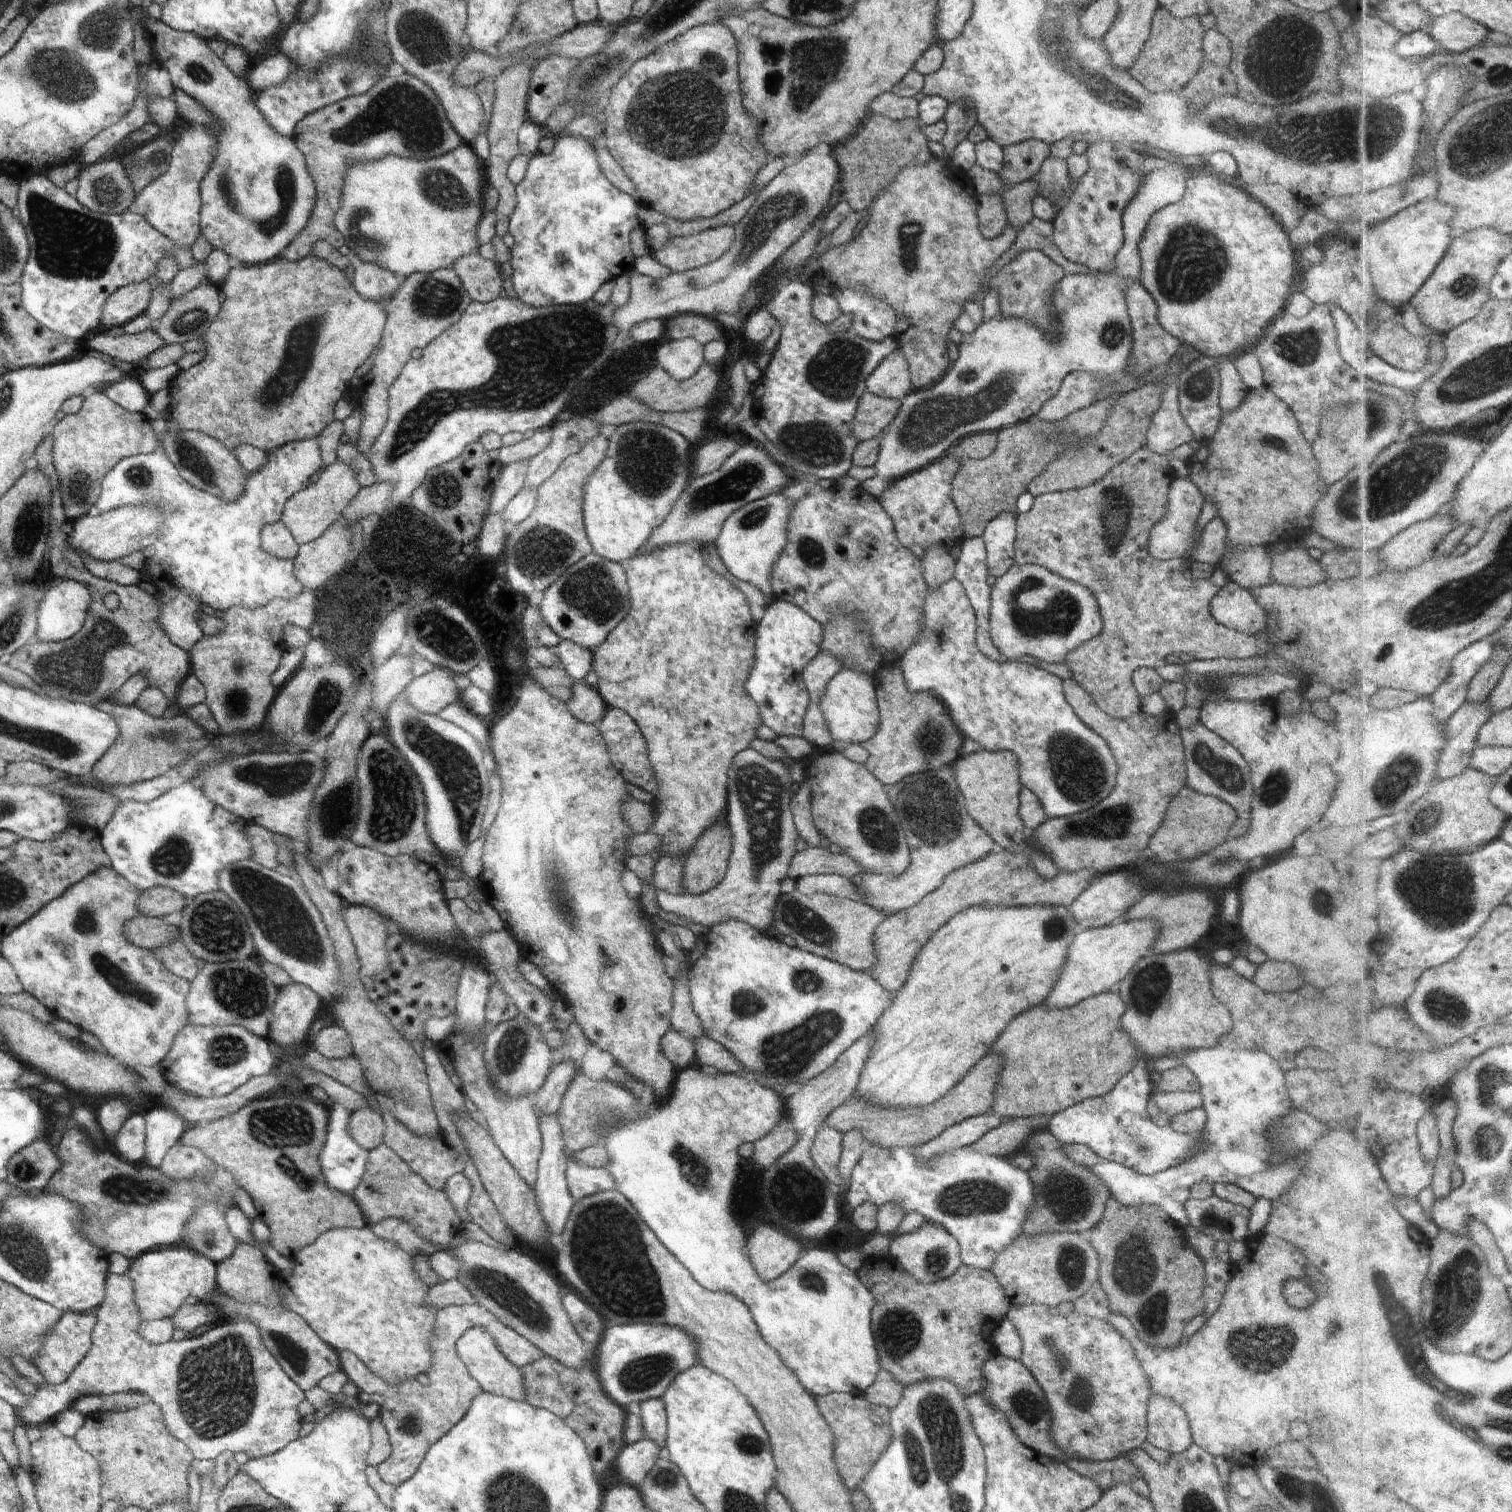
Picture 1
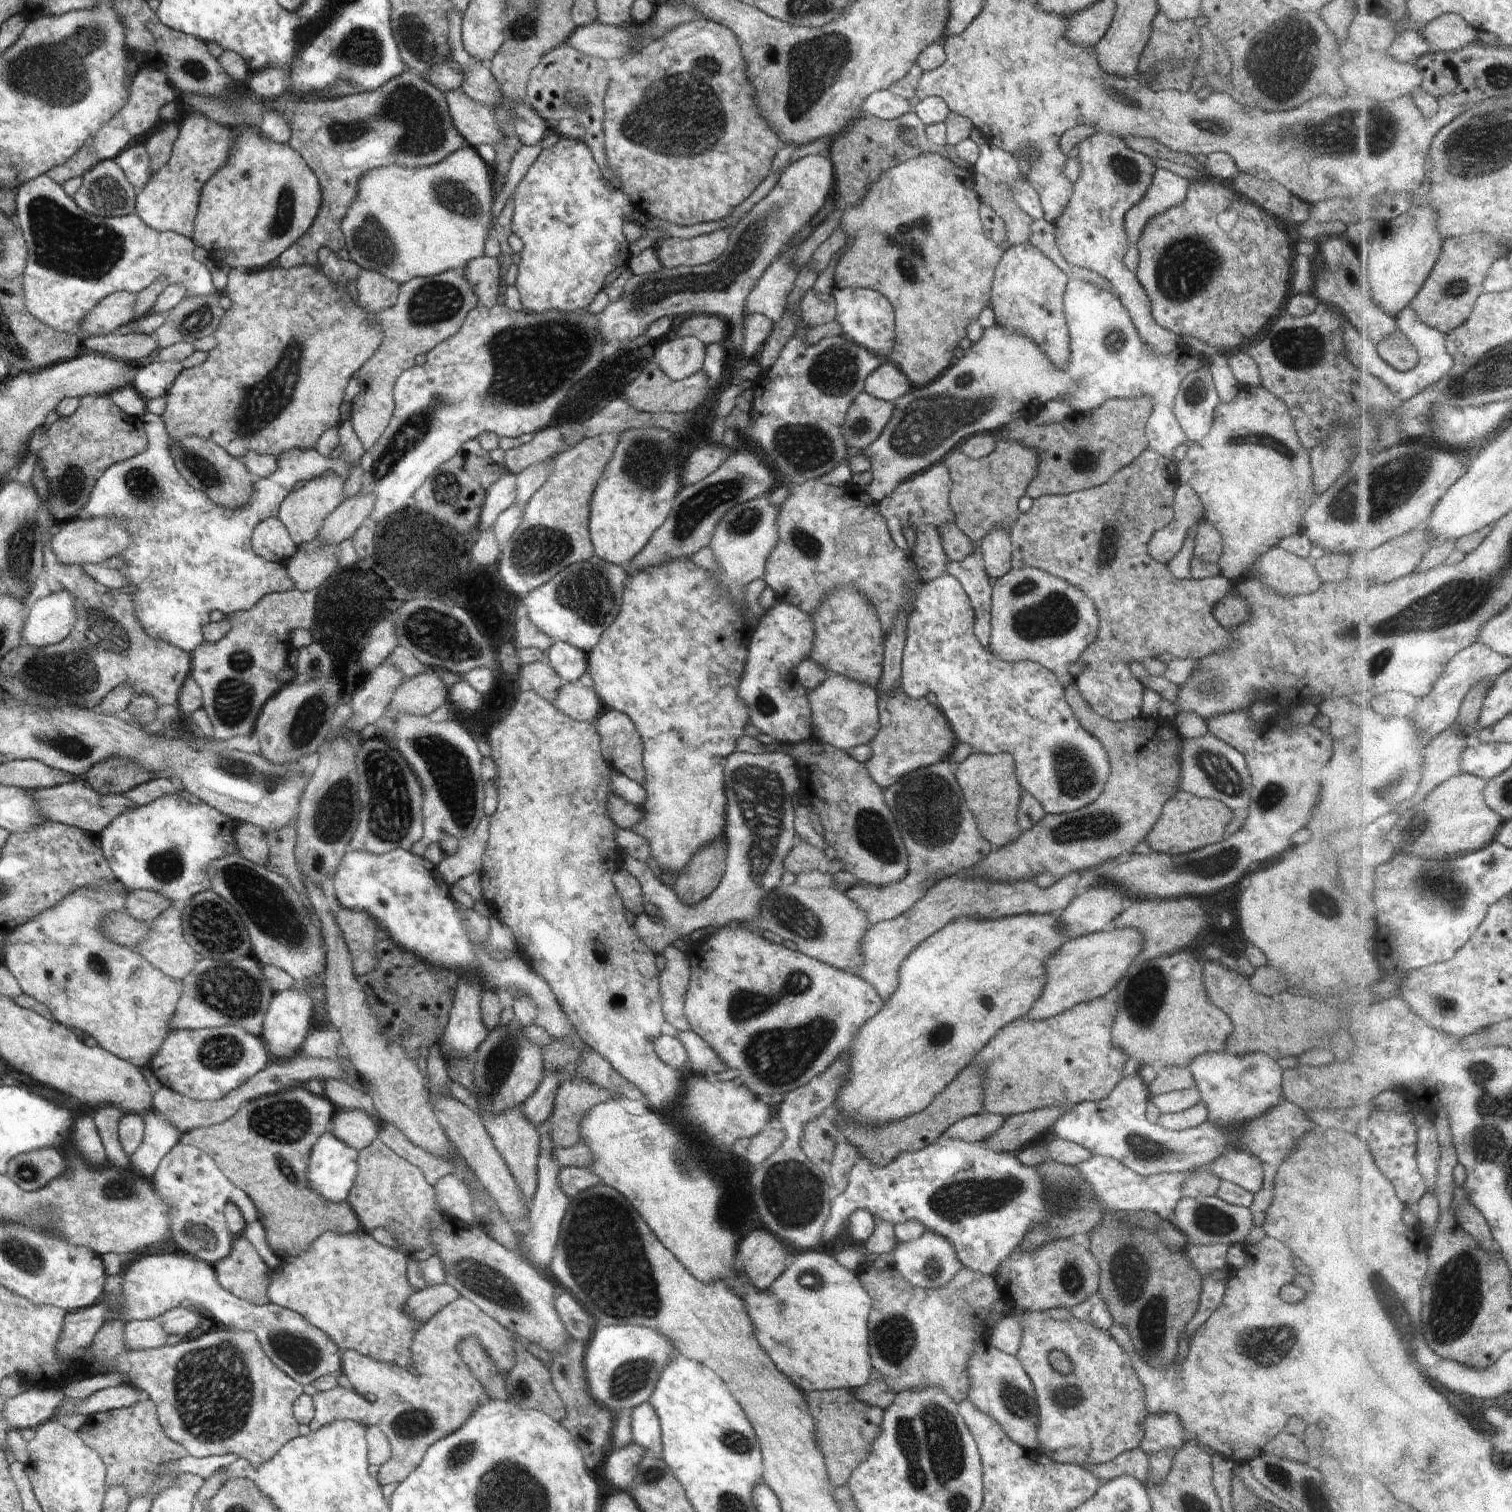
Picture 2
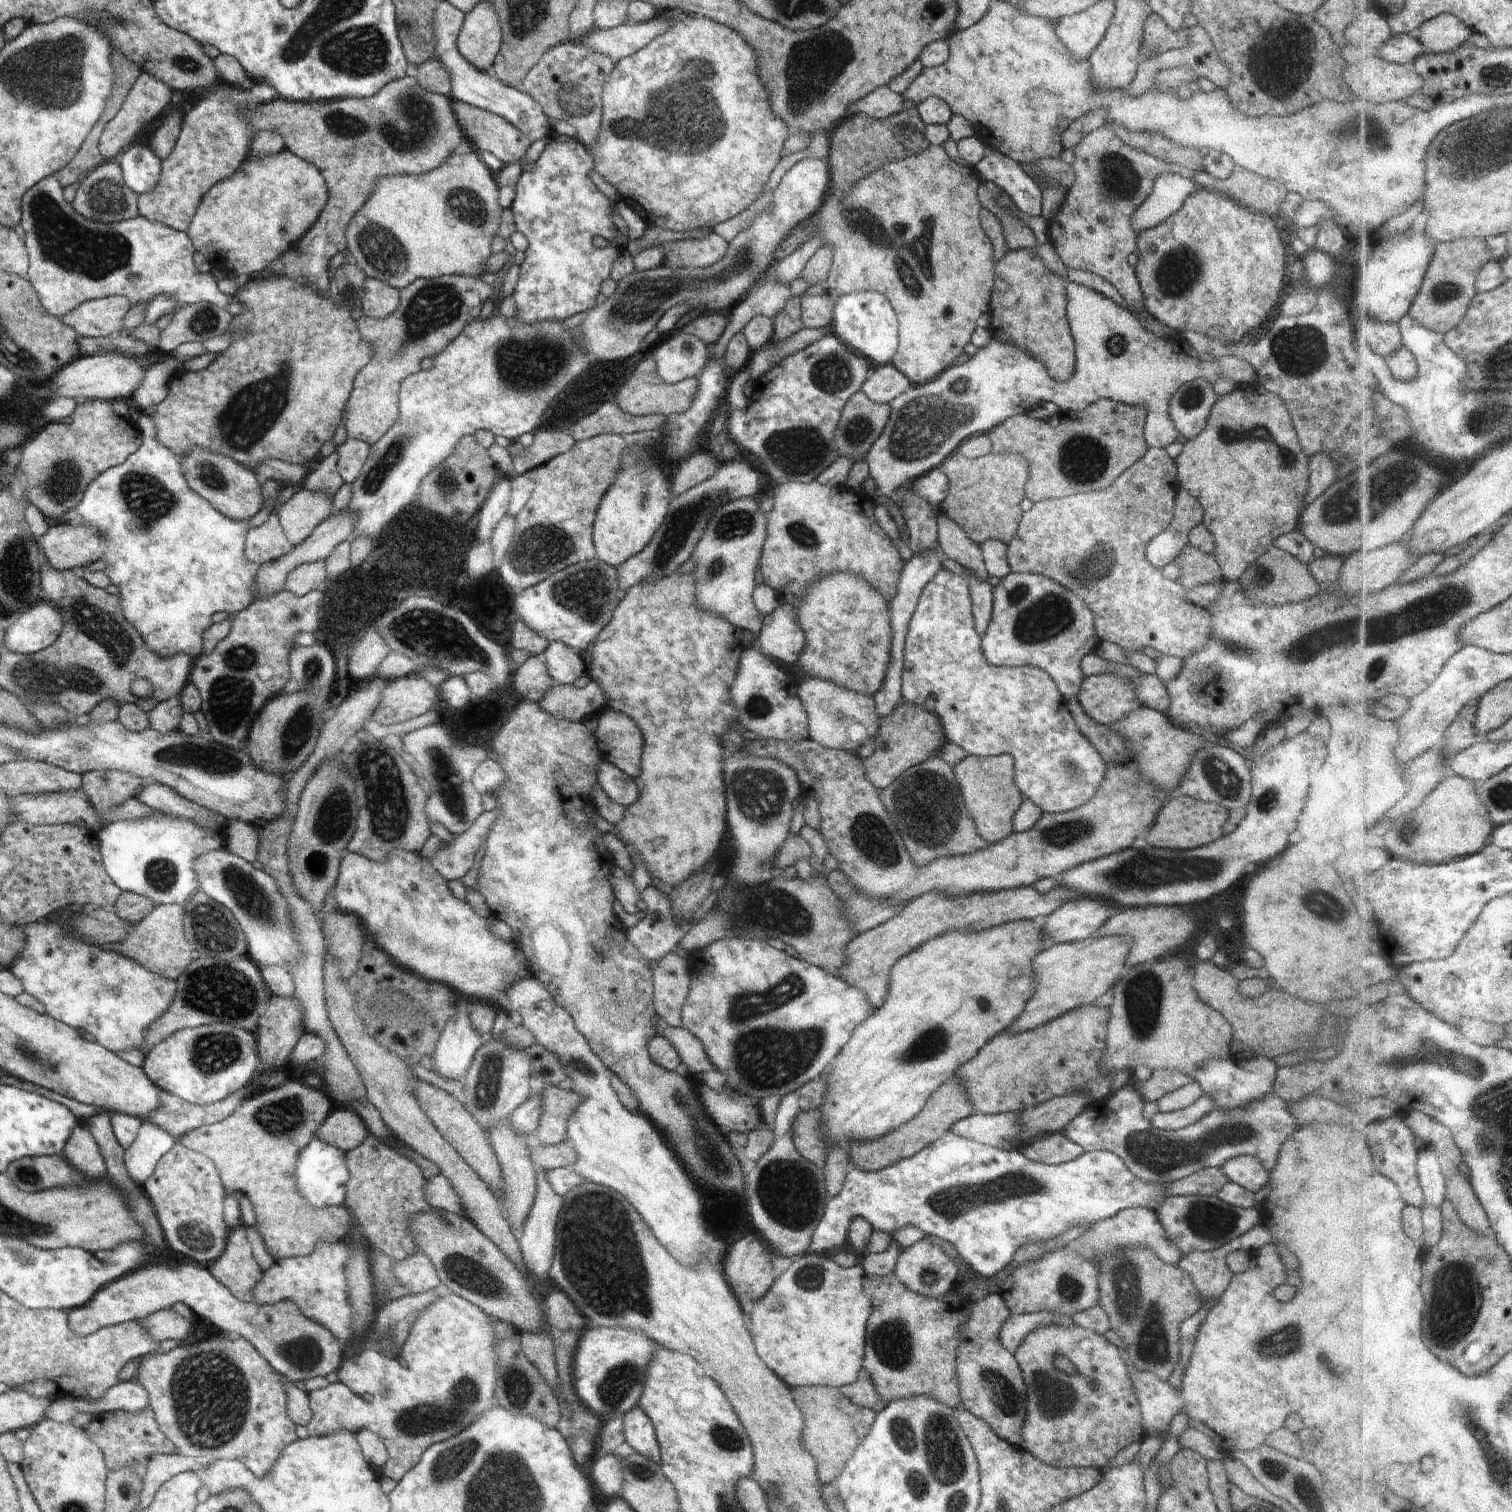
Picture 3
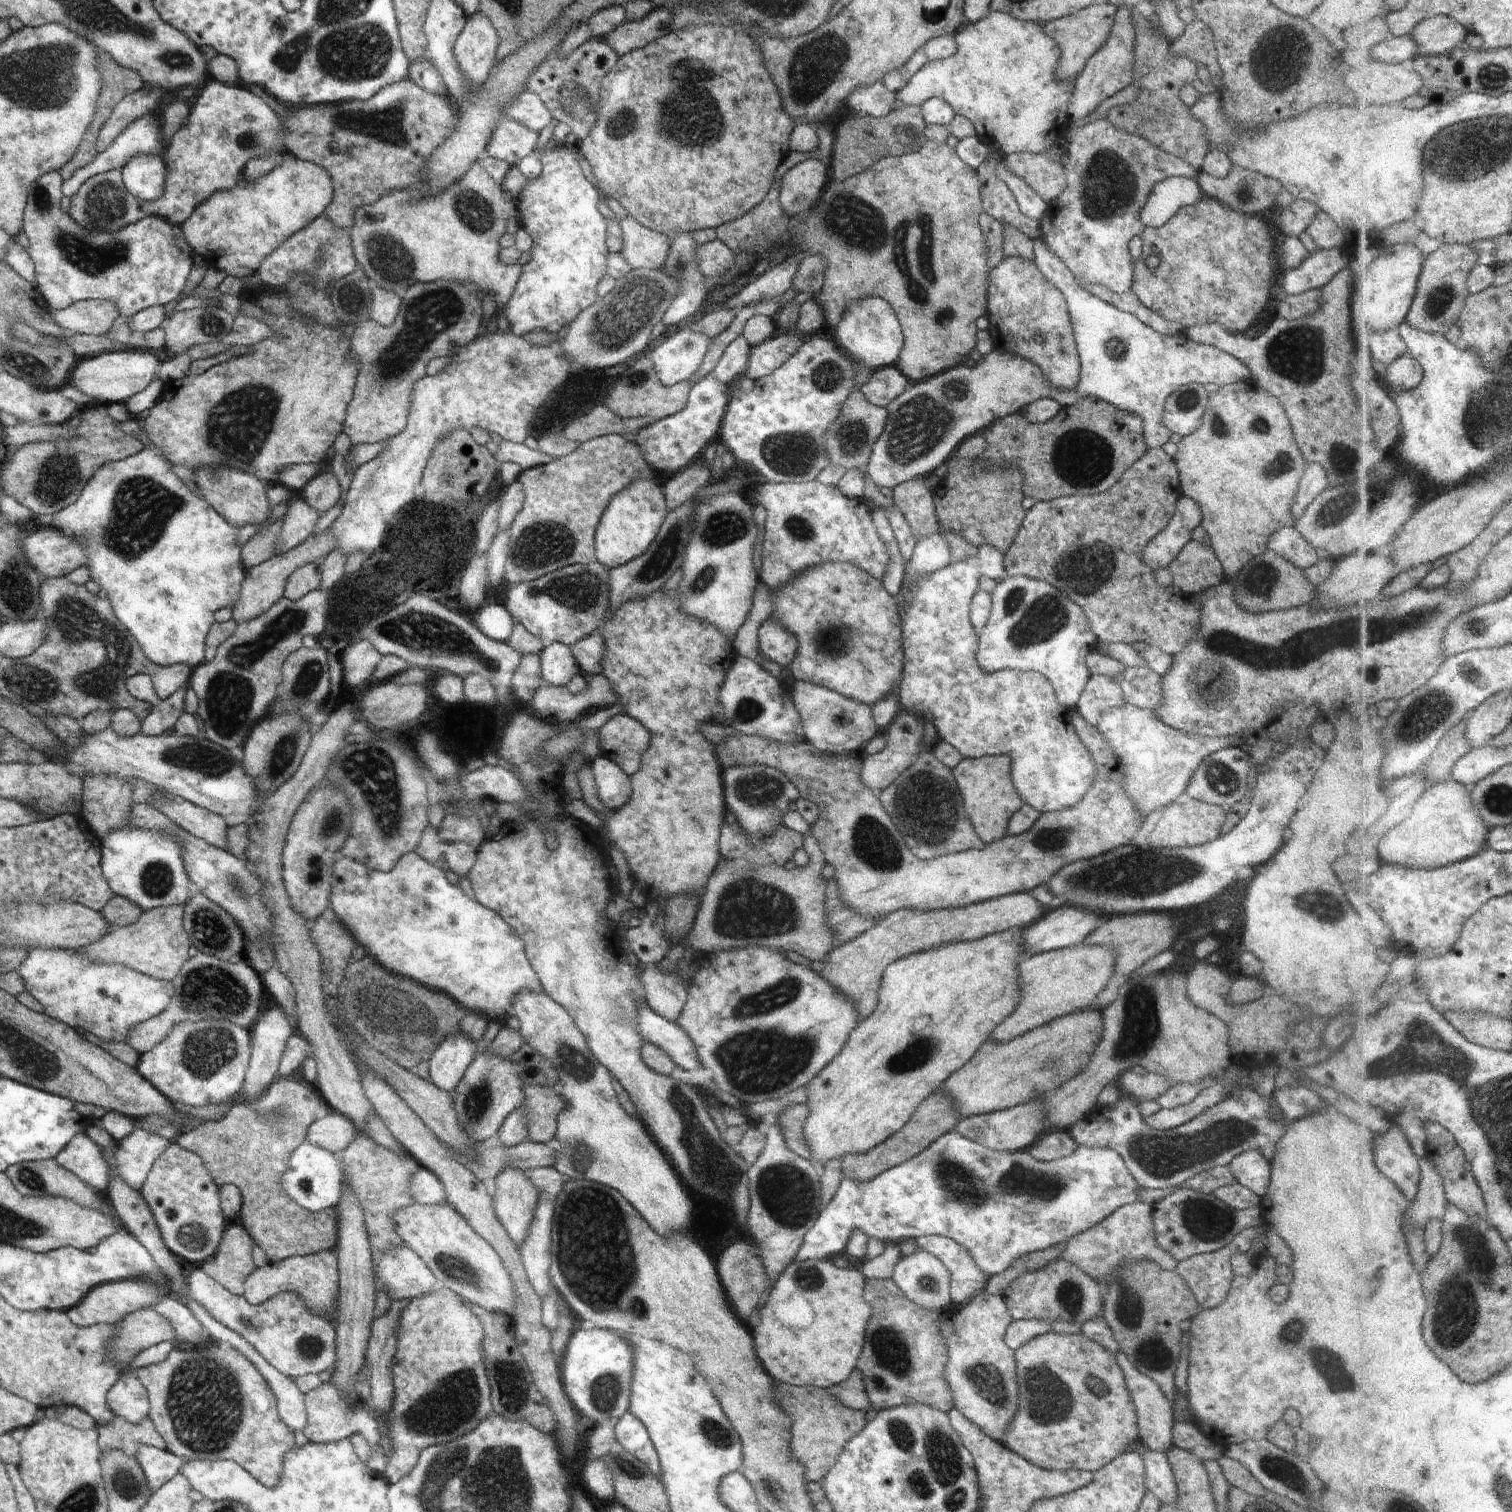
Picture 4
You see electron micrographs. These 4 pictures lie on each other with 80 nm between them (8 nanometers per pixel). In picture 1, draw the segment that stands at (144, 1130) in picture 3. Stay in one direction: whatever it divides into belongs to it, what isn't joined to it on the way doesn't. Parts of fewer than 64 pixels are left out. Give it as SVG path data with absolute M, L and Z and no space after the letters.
M168 1107L154 1108L145 1116L145 1158L148 1167L161 1165L164 1155L179 1142L186 1129L183 1118Z

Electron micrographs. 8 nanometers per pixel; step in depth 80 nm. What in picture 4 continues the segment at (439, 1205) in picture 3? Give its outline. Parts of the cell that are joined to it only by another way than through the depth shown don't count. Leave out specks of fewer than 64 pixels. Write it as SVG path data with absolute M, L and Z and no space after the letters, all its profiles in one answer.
M421 1168L413 1176L411 1195L415 1202L423 1205L450 1205L445 1186L428 1169Z

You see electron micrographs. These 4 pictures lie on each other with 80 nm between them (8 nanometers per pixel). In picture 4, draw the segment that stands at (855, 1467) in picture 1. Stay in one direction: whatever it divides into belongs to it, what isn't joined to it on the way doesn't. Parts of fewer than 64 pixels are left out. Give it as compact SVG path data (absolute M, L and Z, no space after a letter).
M778 1383L774 1390L775 1402L791 1418L790 1450L797 1461L803 1462L807 1480L821 1483L836 1464L845 1444L866 1426L870 1416L861 1410L844 1406L828 1389L815 1386L795 1387Z

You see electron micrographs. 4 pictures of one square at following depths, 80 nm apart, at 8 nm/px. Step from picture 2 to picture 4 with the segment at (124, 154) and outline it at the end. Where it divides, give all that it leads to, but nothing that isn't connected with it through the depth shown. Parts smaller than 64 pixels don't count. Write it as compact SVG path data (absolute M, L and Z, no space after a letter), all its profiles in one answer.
M144 153L131 156L121 171L125 187L137 199L157 201L163 195L166 165L162 156Z

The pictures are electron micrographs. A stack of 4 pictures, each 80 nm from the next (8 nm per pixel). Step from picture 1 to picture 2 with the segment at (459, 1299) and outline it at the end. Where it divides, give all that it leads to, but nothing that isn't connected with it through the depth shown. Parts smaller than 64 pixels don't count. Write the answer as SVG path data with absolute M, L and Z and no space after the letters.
M446 1282L430 1285L409 1297L405 1311L413 1319L424 1324L429 1318L432 1318L433 1314L460 1297L462 1297L461 1294Z

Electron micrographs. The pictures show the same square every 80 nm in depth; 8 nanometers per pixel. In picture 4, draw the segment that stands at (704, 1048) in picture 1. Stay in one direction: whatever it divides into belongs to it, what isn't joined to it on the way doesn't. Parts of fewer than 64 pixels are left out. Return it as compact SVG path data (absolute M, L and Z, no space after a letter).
M639 1003L637 1029L645 1042L659 1046L673 1063L684 1070L700 1068L701 1062L692 1039L676 1022L657 1015L649 1006Z

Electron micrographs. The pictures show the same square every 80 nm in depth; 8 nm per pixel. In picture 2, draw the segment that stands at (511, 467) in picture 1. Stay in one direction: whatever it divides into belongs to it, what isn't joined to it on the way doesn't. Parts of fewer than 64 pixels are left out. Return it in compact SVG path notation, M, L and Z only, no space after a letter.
M504 471L503 475L488 489L478 528L484 530L493 525L496 518L515 503L517 495L517 475Z

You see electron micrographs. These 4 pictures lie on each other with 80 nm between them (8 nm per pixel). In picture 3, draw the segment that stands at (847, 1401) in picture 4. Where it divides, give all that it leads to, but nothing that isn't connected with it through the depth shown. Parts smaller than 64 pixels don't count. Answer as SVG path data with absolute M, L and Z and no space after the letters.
M866 1370L860 1371L858 1380L851 1385L838 1388L854 1404L880 1412L887 1402L880 1396L877 1386L872 1380L871 1374Z

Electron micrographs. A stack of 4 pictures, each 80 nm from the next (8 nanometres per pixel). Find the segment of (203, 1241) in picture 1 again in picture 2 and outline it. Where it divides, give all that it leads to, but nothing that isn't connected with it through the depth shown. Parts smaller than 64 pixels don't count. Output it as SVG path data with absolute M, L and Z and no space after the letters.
M176 1143L176 1146L173 1146L172 1150L169 1150L168 1154L162 1158L150 1180L157 1193L160 1193L161 1197L171 1206L171 1238L176 1243L178 1251L209 1262L211 1265L215 1265L231 1253L233 1242L236 1239L236 1236L228 1230L224 1216L224 1209L228 1202L235 1203L246 1222L249 1223L258 1218L258 1211L248 1194L228 1180L227 1176L218 1168L216 1161L207 1152L195 1146Z

